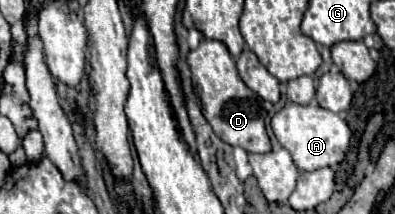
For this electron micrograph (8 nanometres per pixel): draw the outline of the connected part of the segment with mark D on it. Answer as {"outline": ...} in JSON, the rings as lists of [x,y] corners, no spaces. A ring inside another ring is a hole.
{"outline":[[[202,39],[198,49],[188,53],[188,65],[192,71],[192,81],[196,87],[196,93],[202,99],[204,105],[204,117],[212,125],[214,133],[228,145],[238,145],[246,149],[248,153],[268,153],[270,139],[264,125],[262,115],[262,101],[258,93],[246,87],[246,83],[240,79],[236,71],[236,63],[232,55],[228,53],[228,47],[222,41]]]}

